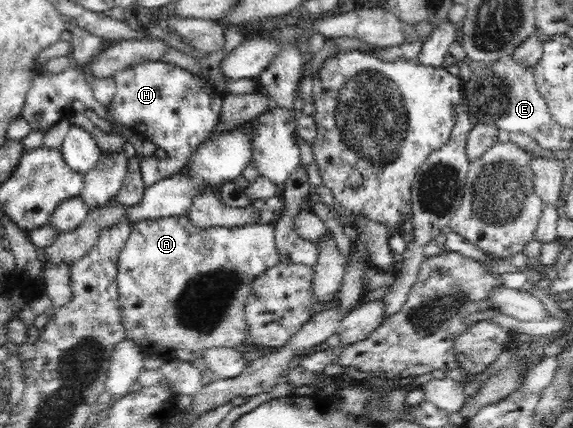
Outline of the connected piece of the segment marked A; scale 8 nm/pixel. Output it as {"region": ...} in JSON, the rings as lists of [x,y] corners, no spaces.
{"region":[[[187,215],[140,220],[120,250],[116,284],[120,294],[122,324],[126,339],[146,349],[159,349],[165,361],[194,361],[210,347],[235,348],[248,339],[245,307],[251,283],[268,269],[278,266],[274,224],[252,223],[242,227],[212,226],[200,229]]]}

